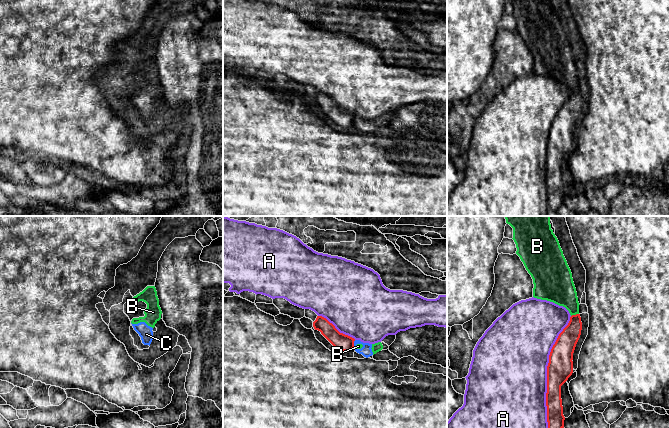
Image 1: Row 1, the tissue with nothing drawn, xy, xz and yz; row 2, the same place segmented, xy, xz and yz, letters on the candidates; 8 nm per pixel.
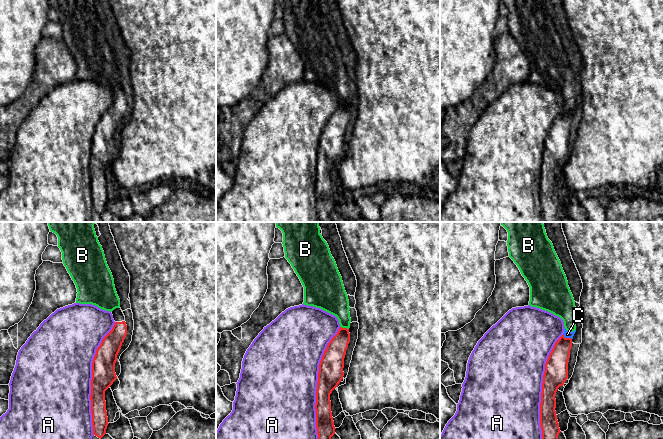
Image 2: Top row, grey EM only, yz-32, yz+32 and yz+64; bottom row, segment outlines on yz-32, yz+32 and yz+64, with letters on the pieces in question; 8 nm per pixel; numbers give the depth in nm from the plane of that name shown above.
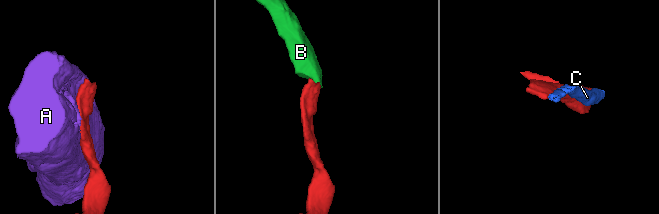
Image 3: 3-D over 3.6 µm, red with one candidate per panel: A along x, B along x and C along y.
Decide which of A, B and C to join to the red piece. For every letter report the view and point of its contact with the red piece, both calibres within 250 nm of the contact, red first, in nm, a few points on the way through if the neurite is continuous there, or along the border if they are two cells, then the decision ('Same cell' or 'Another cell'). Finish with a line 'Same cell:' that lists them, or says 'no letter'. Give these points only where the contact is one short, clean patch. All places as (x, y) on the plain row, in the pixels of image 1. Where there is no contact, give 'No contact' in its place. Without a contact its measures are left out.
A: Touches red at yz (547, 150). Thickness 200 nm (red) against 500 nm. Another cell
B: Touches red at yz (574, 91). Thickness 160 nm (red) against 240 nm. Boundary: yz (578, 89), (571, 92). Another cell
C: Touches red at xz (353, 120). Thickness 130 nm (red) against 90 nm. Another cell
Same cell: no letter

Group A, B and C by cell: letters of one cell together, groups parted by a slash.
A / B C

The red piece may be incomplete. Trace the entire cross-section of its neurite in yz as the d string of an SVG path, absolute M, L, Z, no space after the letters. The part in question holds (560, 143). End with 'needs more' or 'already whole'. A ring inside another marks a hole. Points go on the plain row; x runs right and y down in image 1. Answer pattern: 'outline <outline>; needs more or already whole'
outline M580 90L572 91L568 101L553 121L547 142L547 198L548 207L557 212L564 204L565 193L561 175L561 162L573 149L573 129L580 114L582 98Z; already whole

